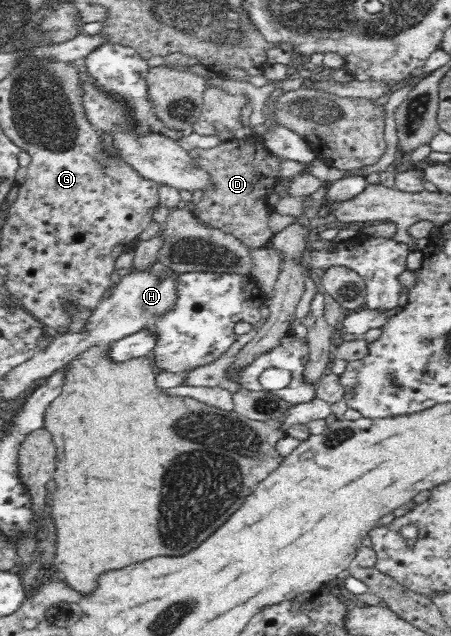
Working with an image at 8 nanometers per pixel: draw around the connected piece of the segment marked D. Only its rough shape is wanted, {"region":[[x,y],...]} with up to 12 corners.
{"region":[[243,132],[189,155],[209,176],[193,217],[248,247],[275,236],[285,160]]}

